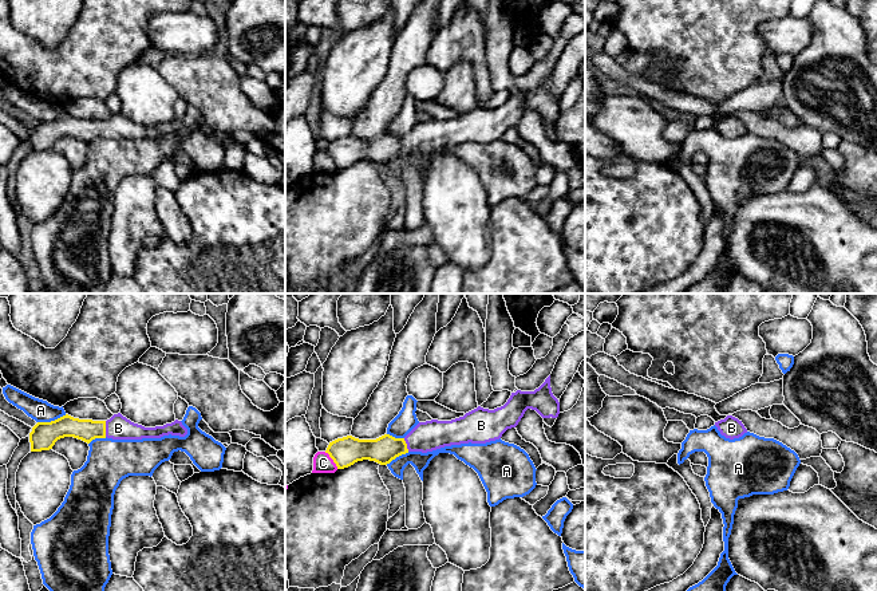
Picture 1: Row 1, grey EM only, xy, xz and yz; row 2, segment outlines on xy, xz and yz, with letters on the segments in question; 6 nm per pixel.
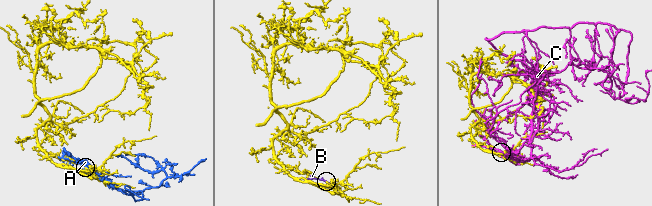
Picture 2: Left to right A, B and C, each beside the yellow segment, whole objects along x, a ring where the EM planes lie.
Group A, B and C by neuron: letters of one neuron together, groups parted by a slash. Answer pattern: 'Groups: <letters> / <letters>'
Groups: A / B / C

